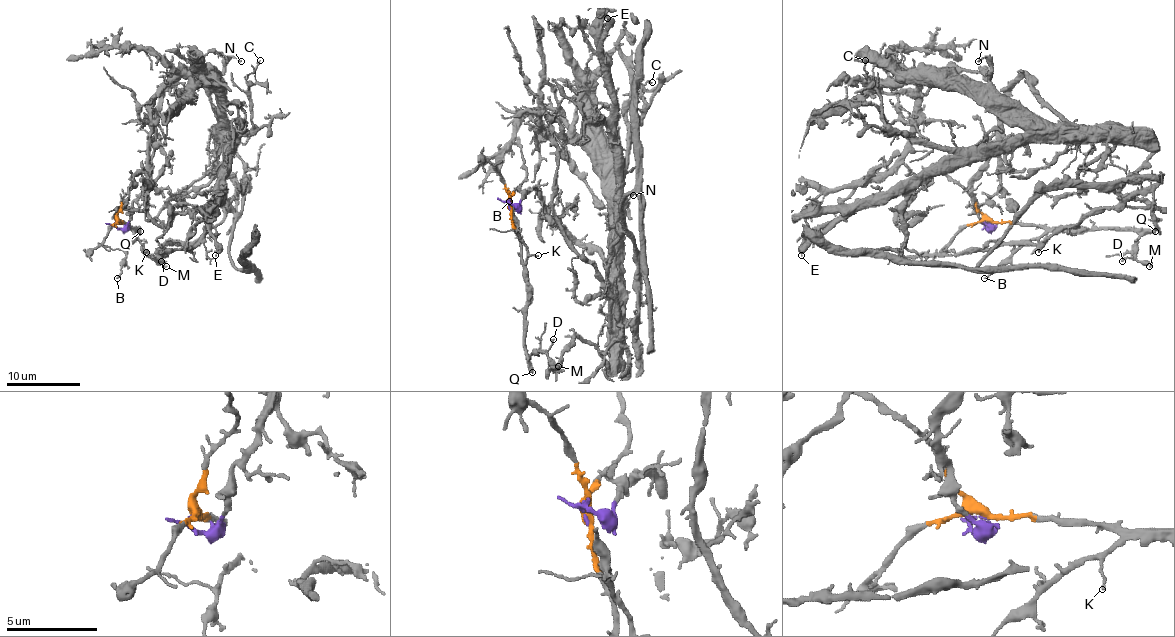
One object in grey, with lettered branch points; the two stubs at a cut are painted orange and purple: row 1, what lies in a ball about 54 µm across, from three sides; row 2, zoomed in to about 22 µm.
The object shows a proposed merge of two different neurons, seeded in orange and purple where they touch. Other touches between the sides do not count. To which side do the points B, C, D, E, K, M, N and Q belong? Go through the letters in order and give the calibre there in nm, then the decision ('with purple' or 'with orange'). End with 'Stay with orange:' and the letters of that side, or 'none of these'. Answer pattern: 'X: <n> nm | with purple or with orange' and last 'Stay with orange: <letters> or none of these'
B: 150 nm | with orange
C: 110 nm | with purple
D: 180 nm | with orange
E: 280 nm | with purple
K: 120 nm | with orange
M: 280 nm | with orange
N: 160 nm | with purple
Q: 440 nm | with orange
Stay with orange: B, D, K, M, Q

